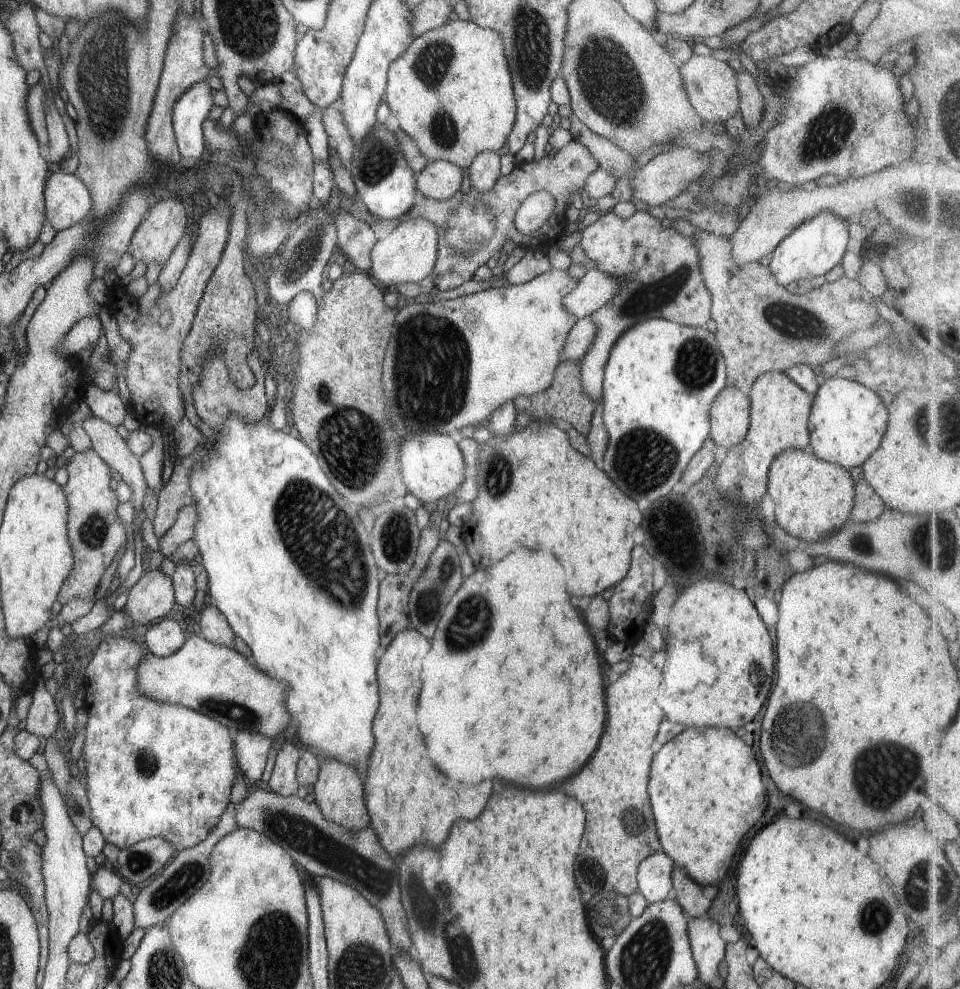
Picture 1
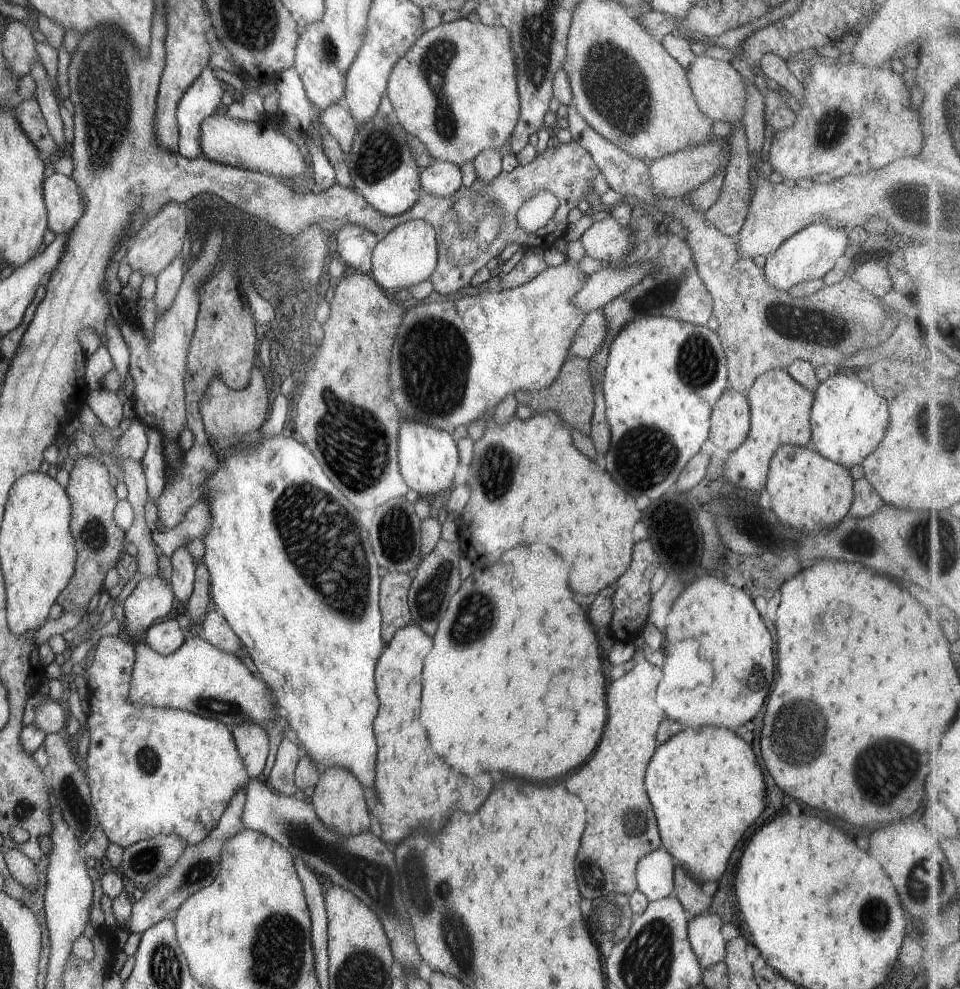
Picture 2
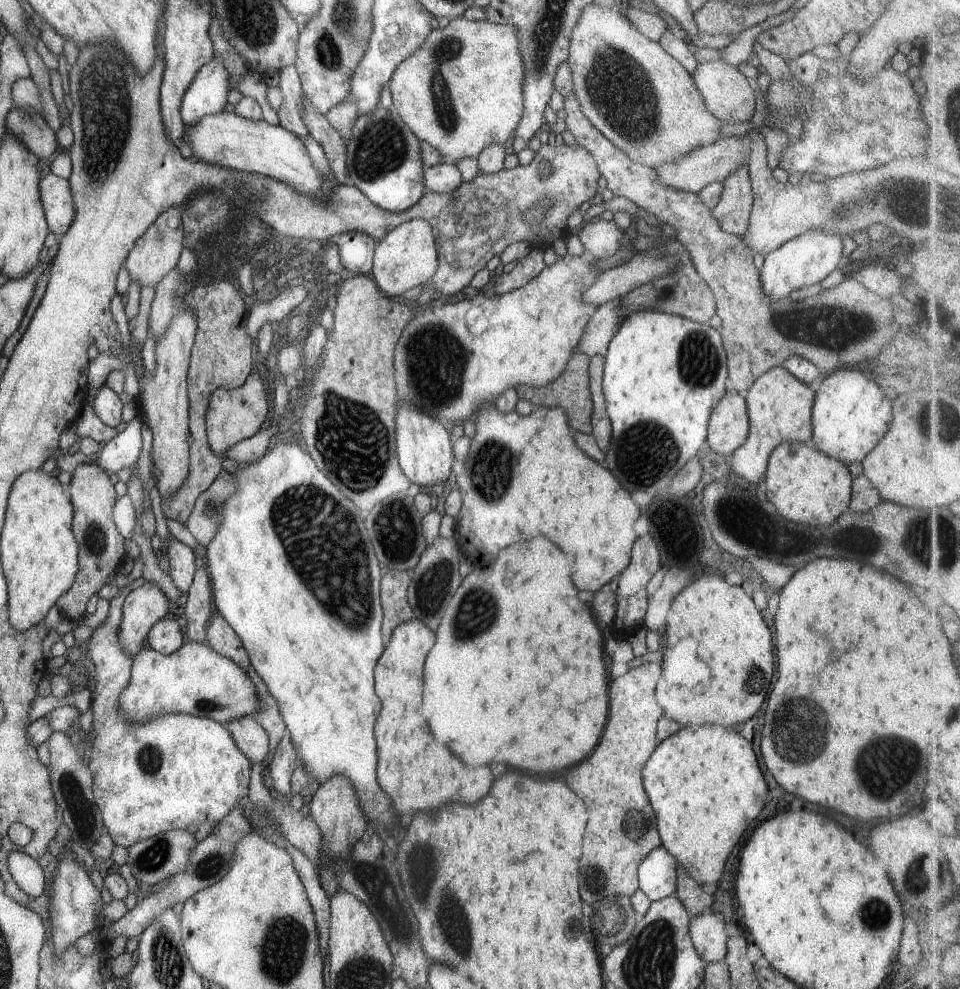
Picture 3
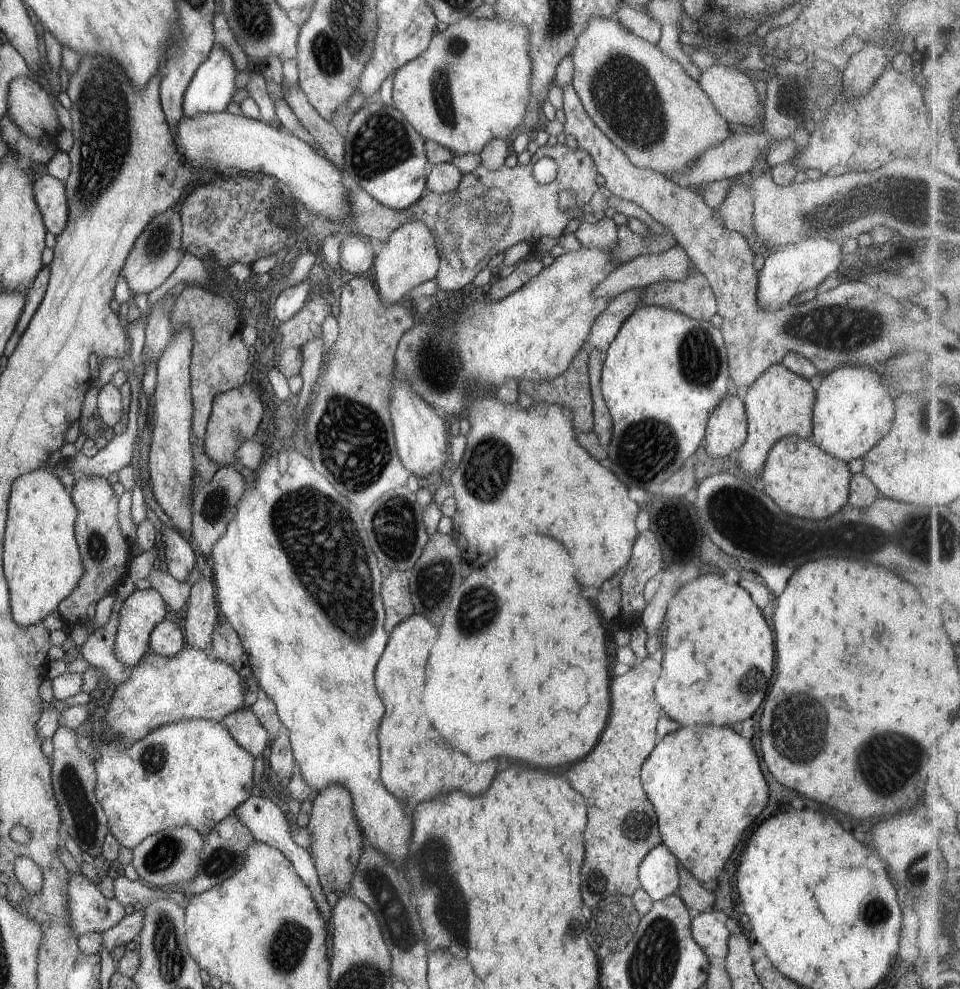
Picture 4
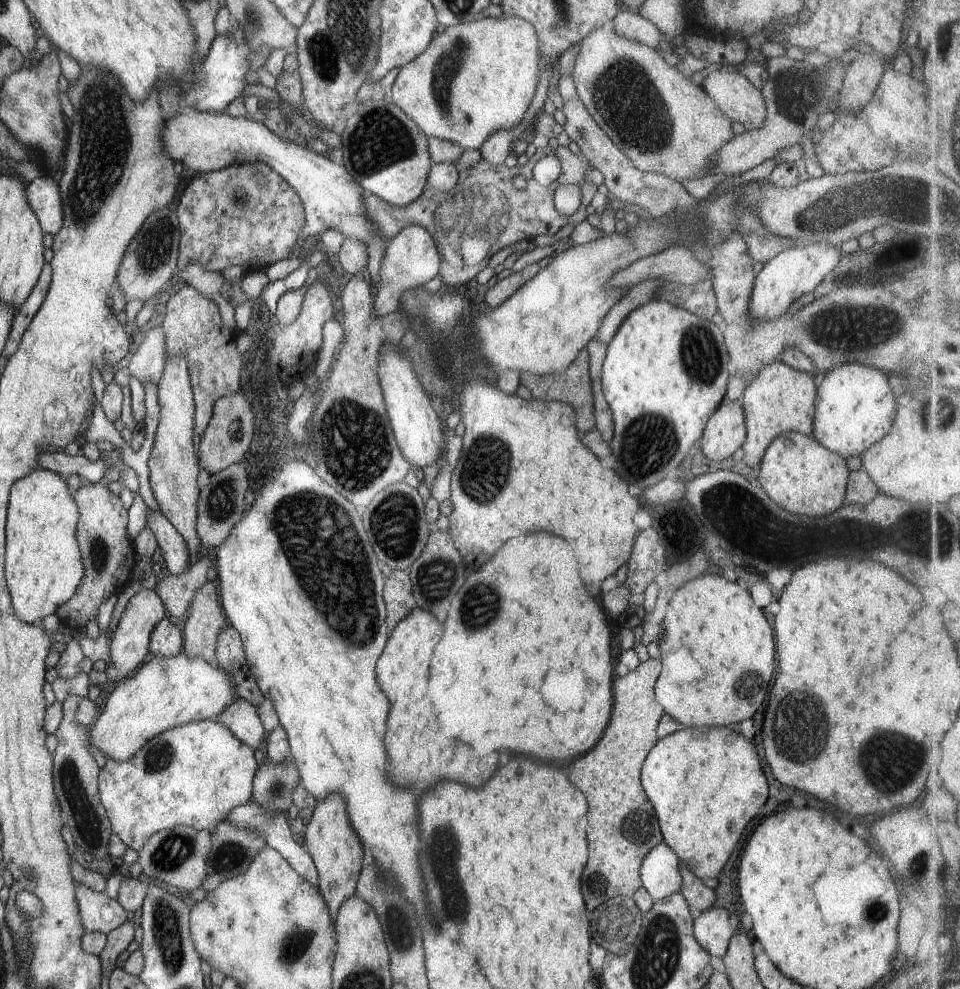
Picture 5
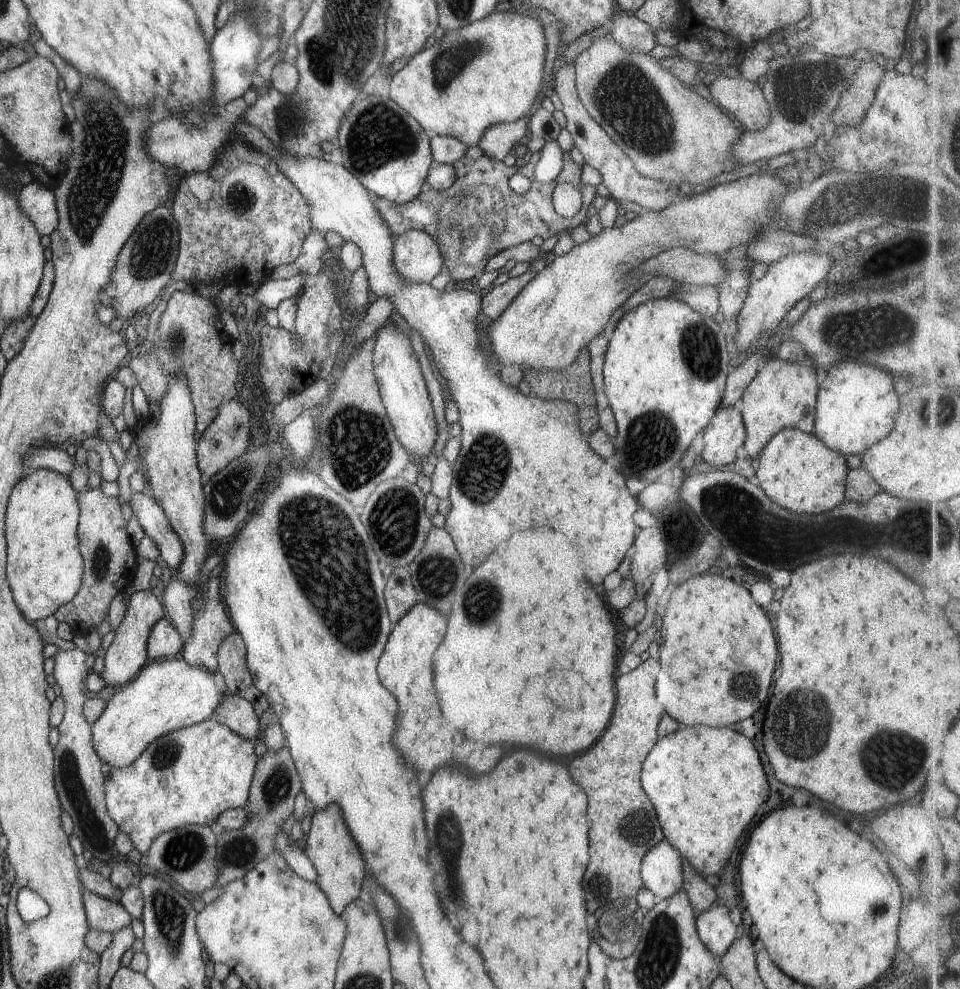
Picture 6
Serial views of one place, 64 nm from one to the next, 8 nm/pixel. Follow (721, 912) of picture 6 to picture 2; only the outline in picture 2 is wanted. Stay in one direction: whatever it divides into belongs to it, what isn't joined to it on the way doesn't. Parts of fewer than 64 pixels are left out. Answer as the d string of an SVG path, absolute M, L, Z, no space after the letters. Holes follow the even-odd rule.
M717 912L695 915L689 917L687 921L689 944L702 970L725 958L726 942L723 941L719 931L723 922L721 914L717 914Z

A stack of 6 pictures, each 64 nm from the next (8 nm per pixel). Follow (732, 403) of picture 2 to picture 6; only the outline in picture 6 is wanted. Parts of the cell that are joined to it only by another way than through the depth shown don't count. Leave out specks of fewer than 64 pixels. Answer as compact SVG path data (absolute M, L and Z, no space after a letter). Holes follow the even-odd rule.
M738 406L718 408L716 413L709 419L701 432L700 442L703 446L700 450L701 458L712 466L725 466L736 460L735 450L745 440L745 429Z

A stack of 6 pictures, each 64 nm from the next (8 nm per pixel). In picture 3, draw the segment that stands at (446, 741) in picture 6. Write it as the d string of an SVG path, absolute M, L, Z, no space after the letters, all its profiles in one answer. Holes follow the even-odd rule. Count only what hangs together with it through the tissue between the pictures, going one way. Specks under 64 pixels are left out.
M411 618L397 625L390 634L390 639L385 642L385 648L375 664L374 692L381 702L381 712L375 722L375 740L377 740L376 781L382 792L391 798L391 804L397 812L396 819L406 825L413 812L423 810L429 812L439 804L447 804L451 800L463 800L463 804L473 804L481 796L487 794L491 786L493 774L487 764L477 768L465 768L461 760L455 760L451 752L443 746L433 746L435 740L422 717L420 704L422 699L422 666L427 651L433 646L435 633L427 628L420 620Z

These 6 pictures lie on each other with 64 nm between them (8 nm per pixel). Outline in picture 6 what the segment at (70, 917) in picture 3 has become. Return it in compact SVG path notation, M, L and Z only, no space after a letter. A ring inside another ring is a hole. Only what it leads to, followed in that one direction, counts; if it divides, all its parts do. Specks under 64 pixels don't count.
M82 890L82 905L90 929L114 933L129 927L131 917L117 902L112 902L89 891Z

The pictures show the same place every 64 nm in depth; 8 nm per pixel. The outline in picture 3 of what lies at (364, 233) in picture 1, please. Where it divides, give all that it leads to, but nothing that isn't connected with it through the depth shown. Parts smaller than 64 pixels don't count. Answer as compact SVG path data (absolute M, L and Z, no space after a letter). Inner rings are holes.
M349 231L337 238L338 255L343 269L354 275L369 274L376 240L369 235Z

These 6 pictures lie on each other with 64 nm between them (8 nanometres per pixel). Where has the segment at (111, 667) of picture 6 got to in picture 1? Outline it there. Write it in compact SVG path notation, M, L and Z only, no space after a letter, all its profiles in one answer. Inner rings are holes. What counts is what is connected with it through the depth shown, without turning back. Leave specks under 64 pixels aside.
M157 568L145 569L131 586L123 610L142 628L155 618L171 615L175 608L173 580Z

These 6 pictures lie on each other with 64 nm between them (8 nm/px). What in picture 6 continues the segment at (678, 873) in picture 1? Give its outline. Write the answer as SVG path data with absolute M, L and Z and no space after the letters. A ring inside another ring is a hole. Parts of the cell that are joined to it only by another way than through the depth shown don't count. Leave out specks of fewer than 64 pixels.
M682 861L682 888L695 915L707 910L715 902L715 882L703 878L687 861Z

